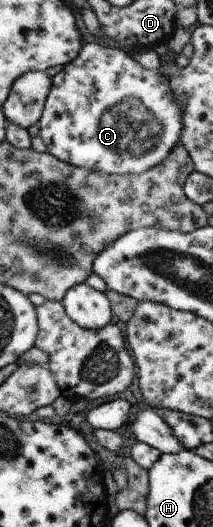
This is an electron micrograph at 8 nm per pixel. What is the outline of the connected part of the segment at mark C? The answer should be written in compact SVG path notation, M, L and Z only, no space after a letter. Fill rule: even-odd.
M92 40L83 44L79 51L78 57L66 64L62 70L51 77L51 88L48 92L42 117L37 121L39 126L39 136L46 145L46 152L51 153L60 161L69 163L77 168L84 168L91 171L102 172L113 176L134 175L147 172L153 166L162 164L171 151L181 143L181 135L183 132L183 105L173 92L169 84L169 77L160 69L146 69L140 65L128 52L119 50L118 48L102 47Z

